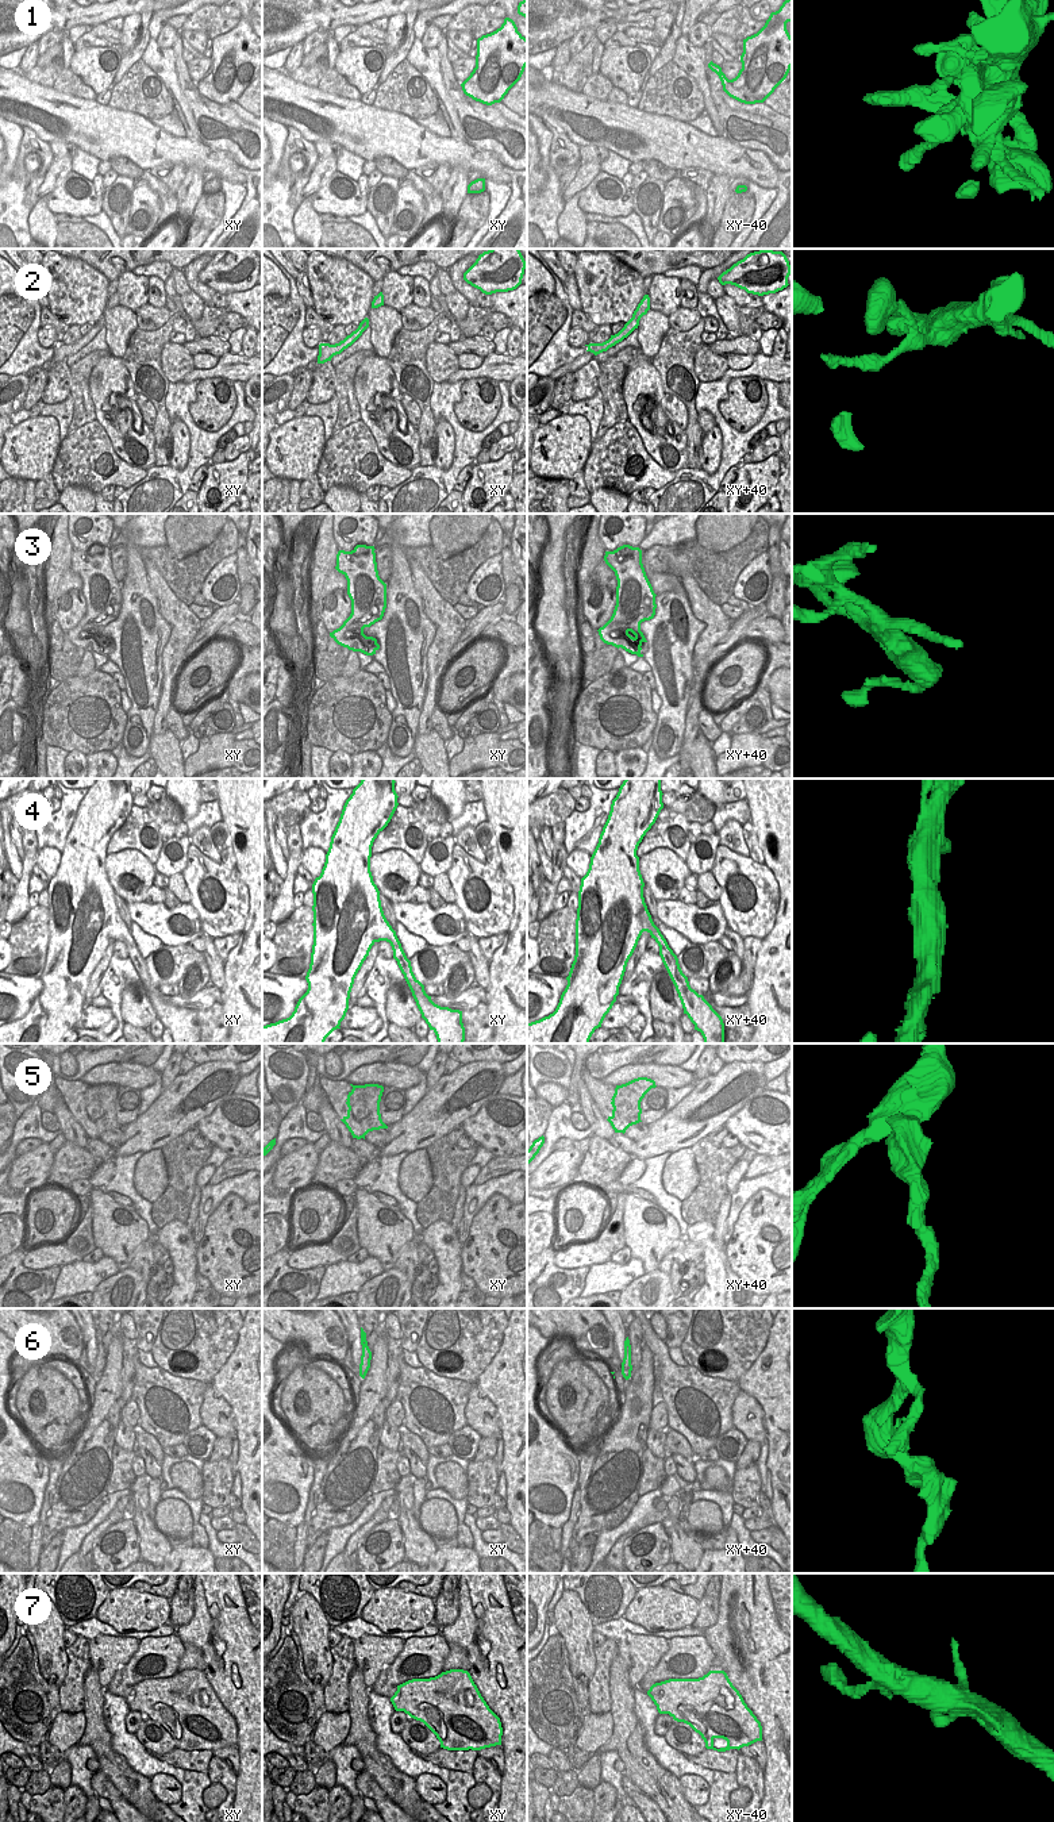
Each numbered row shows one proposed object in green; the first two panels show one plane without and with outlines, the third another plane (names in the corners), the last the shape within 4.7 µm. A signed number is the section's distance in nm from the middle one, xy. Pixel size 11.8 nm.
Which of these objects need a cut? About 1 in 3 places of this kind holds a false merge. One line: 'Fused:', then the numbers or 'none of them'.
Fused: 5

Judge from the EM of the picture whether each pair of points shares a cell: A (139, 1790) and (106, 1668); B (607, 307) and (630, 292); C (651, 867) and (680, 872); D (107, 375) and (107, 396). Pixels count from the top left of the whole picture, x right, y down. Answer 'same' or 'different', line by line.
A: different
B: same
C: same
D: same

